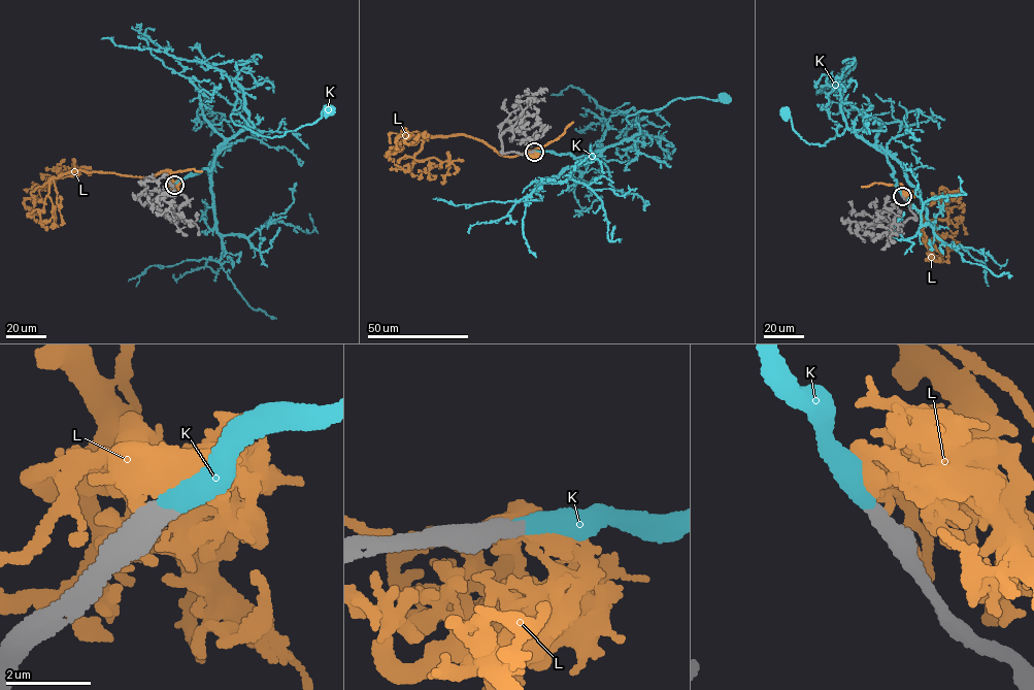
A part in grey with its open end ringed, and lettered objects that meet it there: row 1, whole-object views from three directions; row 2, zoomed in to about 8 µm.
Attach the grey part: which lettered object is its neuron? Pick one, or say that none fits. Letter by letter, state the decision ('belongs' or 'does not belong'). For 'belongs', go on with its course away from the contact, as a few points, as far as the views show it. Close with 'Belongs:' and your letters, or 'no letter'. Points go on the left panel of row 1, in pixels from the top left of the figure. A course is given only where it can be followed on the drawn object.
K: belongs; it runs (173, 185), (210, 169), (220, 144), (248, 122), (254, 127), (232, 113), (236, 124), (270, 137), (327, 111)
L: does not belong
Belongs: K

